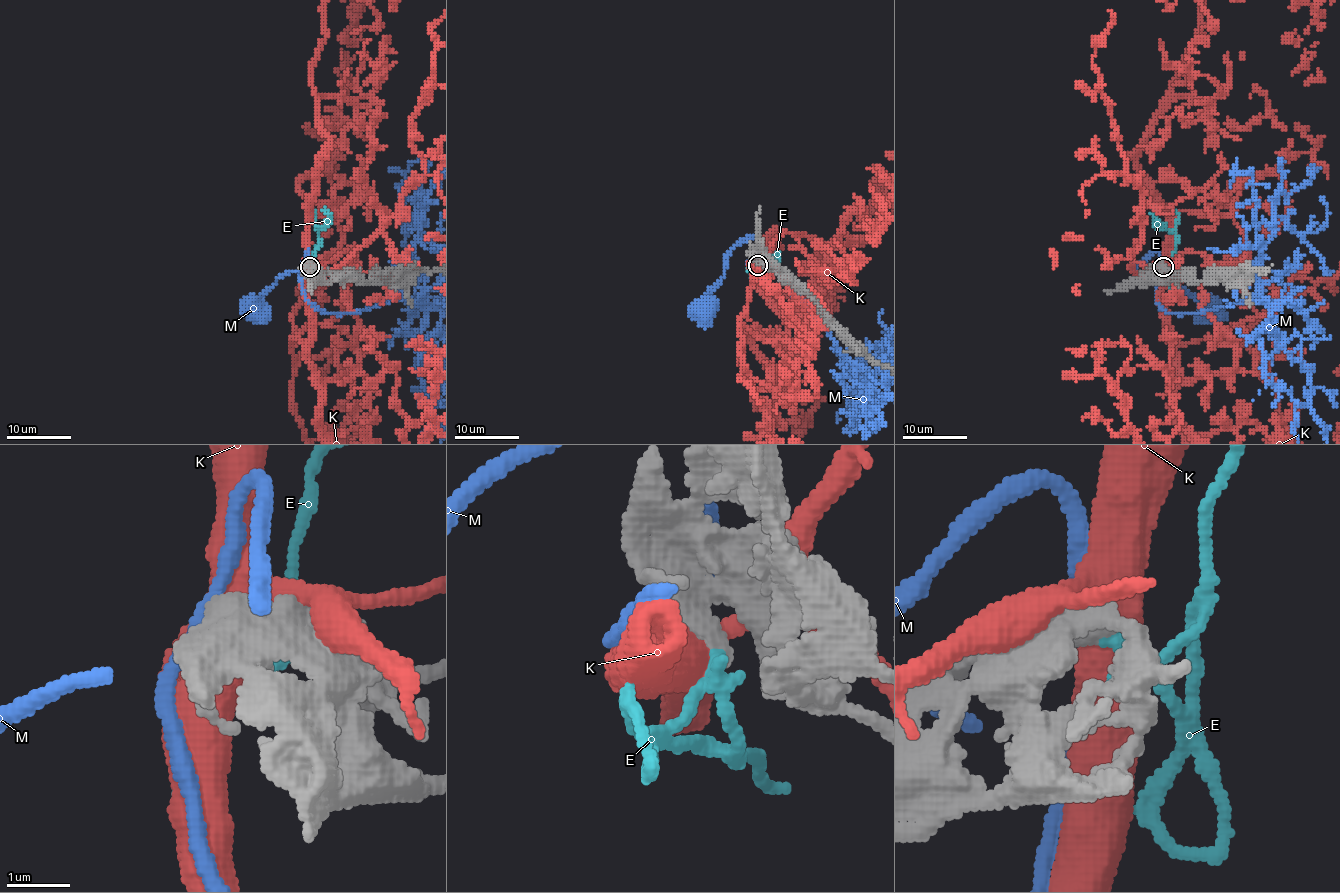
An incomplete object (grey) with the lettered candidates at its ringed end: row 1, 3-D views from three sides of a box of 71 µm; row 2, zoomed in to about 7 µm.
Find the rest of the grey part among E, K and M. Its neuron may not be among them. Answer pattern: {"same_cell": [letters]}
{"same_cell": ["E"]}

